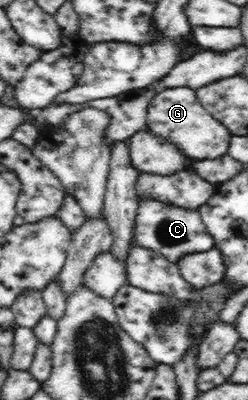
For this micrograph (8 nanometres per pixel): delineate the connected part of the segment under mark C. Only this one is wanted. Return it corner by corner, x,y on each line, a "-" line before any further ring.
151,197
139,199
133,243
144,249
160,252
162,257
175,264
188,253
200,253
200,251
210,251
210,248
214,248
213,237
206,229
198,210
176,207

